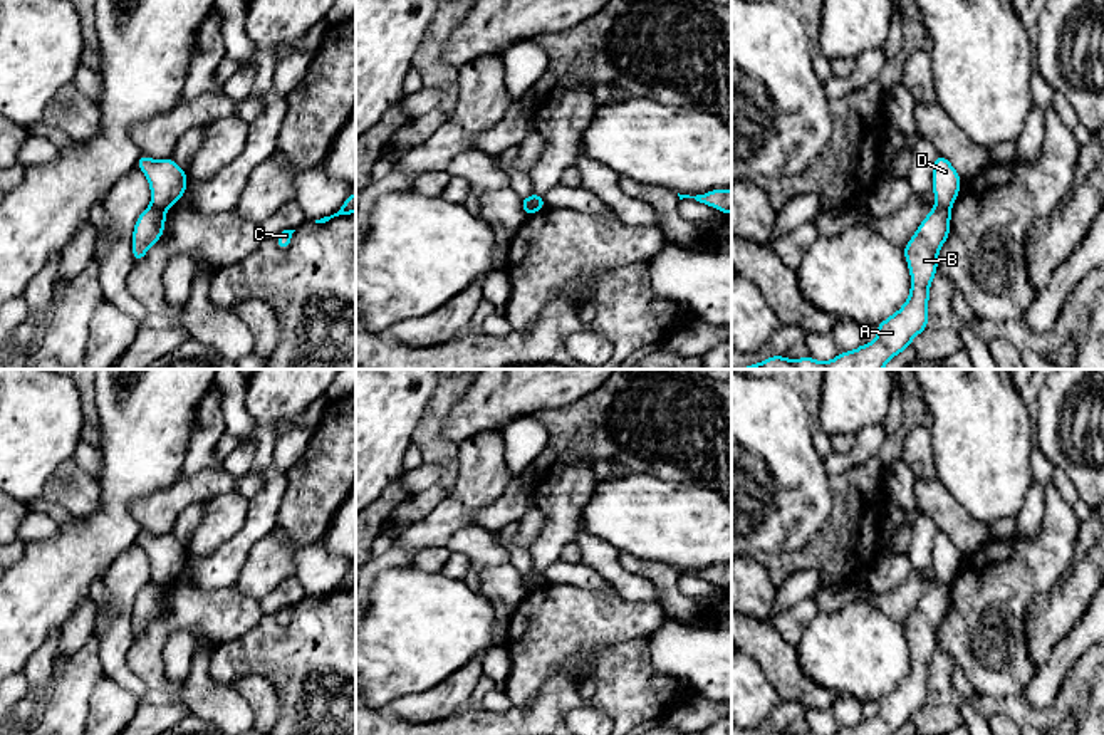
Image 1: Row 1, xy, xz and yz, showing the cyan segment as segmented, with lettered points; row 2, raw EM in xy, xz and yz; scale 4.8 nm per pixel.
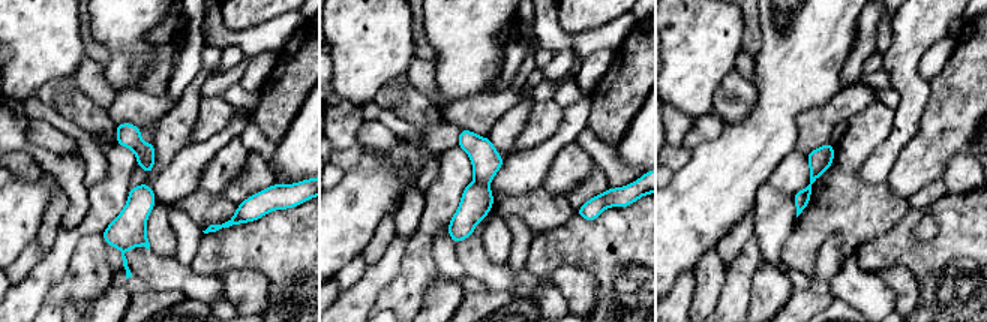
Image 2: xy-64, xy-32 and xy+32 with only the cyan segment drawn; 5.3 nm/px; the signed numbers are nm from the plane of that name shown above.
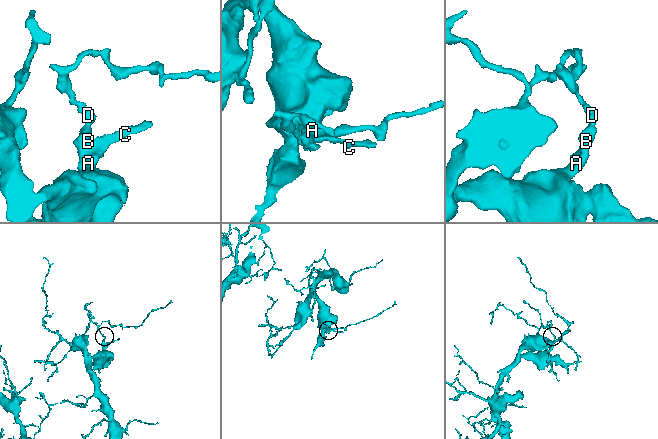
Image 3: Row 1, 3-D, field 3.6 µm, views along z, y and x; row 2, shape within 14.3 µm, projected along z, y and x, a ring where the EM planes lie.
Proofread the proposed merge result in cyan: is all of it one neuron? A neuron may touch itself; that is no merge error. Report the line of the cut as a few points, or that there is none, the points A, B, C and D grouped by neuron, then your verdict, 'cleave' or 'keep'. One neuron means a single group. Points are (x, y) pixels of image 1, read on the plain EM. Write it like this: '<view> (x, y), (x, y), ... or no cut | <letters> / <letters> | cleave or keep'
xy (151, 579), (165, 586) | A B C / D | cleave

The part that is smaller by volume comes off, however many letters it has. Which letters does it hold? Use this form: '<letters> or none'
D

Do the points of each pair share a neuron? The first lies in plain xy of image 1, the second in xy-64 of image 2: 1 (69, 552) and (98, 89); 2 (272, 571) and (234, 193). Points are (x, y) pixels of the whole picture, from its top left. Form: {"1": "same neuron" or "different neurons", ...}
{"1": "different neurons", "2": "different neurons"}

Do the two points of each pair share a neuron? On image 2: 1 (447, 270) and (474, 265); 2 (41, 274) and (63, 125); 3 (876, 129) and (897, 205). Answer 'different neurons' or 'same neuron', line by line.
1: different neurons
2: different neurons
3: same neuron

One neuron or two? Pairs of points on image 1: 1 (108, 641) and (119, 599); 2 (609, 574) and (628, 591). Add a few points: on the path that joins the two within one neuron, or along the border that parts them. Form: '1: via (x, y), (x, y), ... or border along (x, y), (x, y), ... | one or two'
1: border along (131, 611), (119, 613), (94, 633) | two
2: via (614, 578), (623, 586) | one

